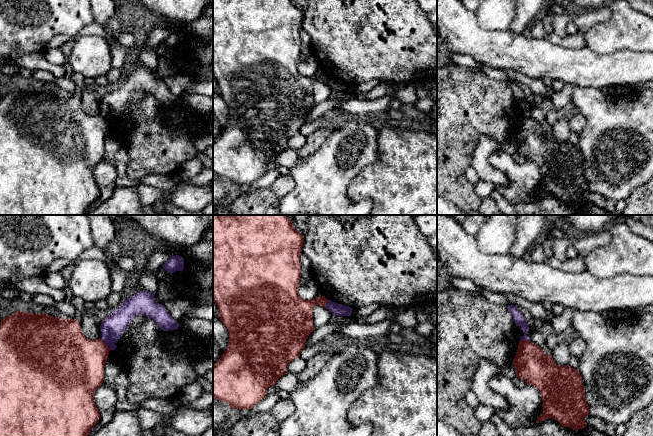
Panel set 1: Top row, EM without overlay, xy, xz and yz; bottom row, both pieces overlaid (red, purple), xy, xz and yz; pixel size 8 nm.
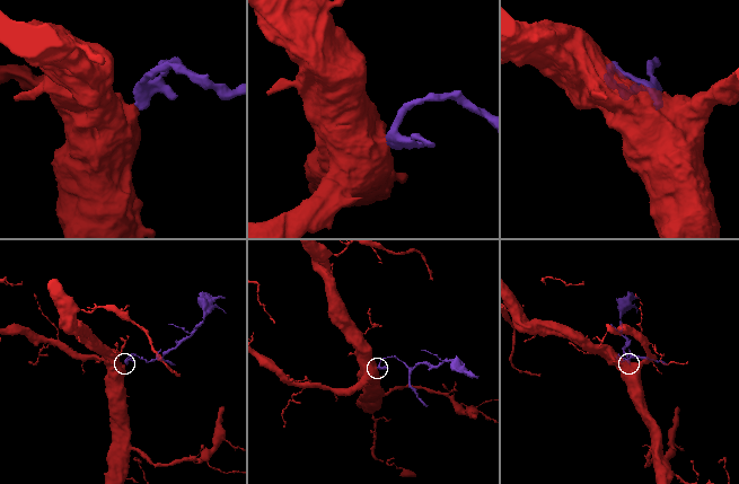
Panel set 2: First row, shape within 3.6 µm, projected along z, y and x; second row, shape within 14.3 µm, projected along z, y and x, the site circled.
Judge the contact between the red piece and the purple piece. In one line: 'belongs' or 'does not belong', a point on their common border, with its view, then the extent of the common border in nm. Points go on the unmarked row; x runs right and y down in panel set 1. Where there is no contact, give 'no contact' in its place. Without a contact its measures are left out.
does not belong; contact xy (105, 120); length 130 nm

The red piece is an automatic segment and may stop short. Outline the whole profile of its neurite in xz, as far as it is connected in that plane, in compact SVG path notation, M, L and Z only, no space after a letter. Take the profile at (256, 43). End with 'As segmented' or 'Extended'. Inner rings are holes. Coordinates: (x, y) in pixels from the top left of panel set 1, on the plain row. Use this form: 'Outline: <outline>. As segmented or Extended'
Outline: M213 0L213 77L217 81L220 95L229 108L227 126L213 141L213 172L232 184L243 186L251 185L262 177L267 171L267 165L275 162L277 156L286 150L291 137L300 132L305 124L308 112L315 106L313 101L313 84L316 81L326 83L327 74L317 73L314 76L304 76L298 70L301 53L300 31L302 28L304 12L299 9L293 0Z. As segmented

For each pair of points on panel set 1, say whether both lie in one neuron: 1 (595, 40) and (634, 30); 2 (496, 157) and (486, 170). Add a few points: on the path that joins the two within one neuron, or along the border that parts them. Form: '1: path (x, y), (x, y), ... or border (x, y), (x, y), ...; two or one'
1: path (605, 38), (624, 30); one
2: border (496, 150), (489, 162), (508, 180); two

